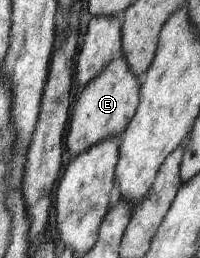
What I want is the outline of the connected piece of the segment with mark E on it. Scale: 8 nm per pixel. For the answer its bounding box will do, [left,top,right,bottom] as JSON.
[63,56,140,157]

